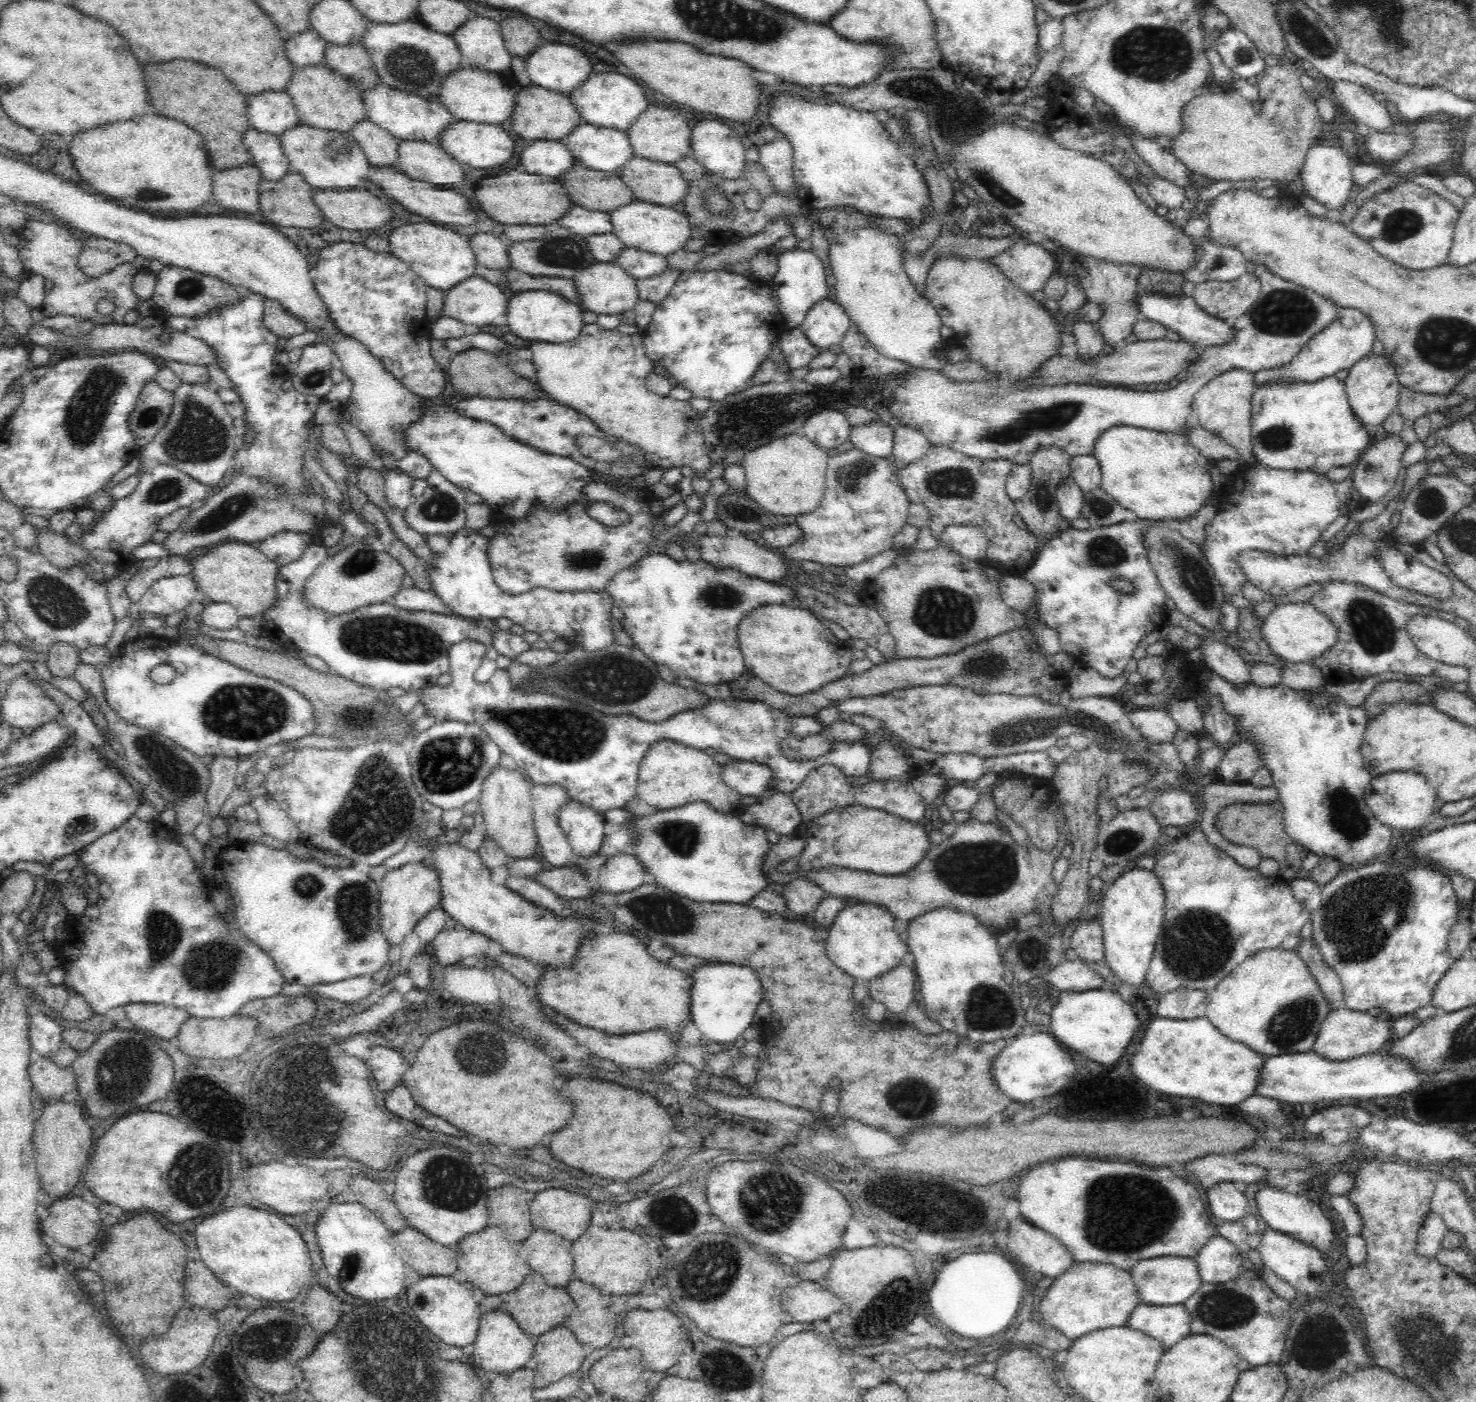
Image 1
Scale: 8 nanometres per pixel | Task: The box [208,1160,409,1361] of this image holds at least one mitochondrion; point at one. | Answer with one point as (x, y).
(350, 1272)

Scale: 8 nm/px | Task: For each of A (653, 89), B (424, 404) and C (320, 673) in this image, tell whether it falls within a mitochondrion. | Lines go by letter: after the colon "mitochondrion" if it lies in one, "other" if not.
A: other
B: other
C: other

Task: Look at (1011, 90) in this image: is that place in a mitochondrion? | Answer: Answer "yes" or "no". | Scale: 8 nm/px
no

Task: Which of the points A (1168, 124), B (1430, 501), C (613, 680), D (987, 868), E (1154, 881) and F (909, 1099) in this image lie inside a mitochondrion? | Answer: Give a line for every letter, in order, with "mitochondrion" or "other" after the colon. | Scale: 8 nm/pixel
A: other
B: mitochondrion
C: mitochondrion
D: mitochondrion
E: other
F: mitochondrion

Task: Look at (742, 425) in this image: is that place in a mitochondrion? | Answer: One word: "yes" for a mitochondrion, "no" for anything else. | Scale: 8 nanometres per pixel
yes

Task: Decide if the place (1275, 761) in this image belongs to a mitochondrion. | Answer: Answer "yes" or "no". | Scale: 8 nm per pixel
no

